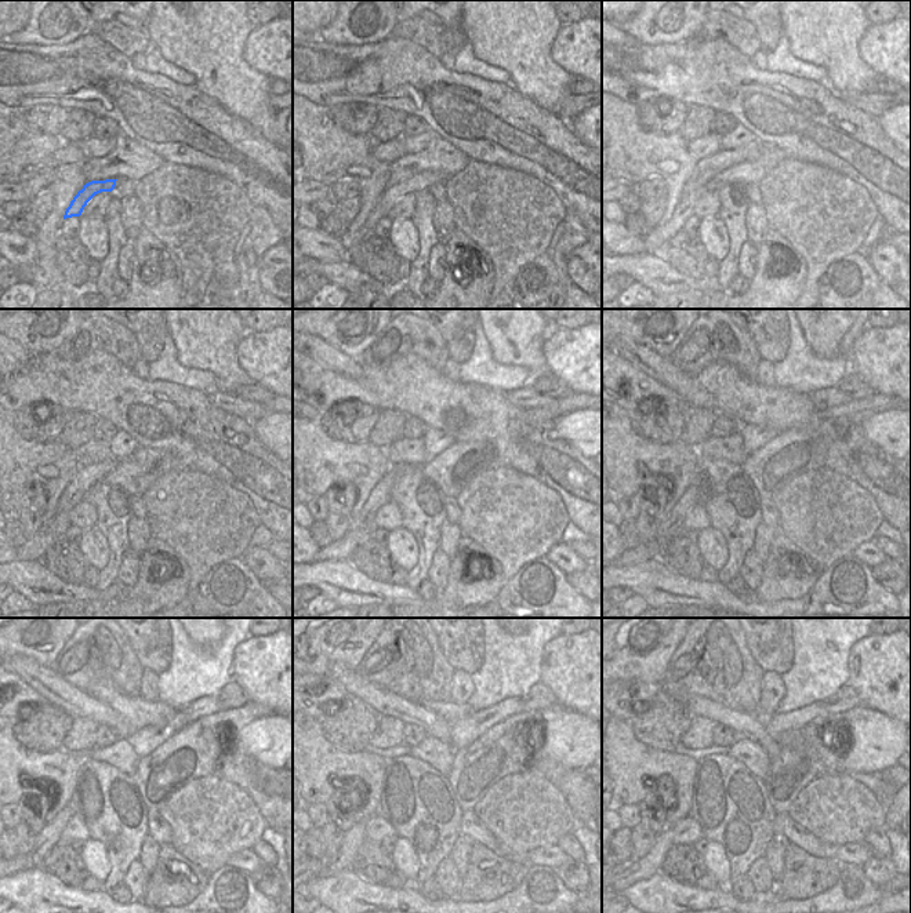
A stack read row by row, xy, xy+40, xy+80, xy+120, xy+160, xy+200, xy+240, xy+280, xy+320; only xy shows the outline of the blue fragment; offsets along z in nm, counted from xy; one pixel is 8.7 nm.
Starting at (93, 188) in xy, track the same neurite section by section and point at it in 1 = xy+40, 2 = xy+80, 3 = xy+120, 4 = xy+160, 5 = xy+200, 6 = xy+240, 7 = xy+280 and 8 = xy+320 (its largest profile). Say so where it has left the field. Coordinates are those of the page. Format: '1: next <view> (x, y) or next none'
1: next xy+40 (423, 181)
2: next xy+80 (770, 155)
3: next xy+120 (135, 473)
4: next xy+160 (453, 469)
5: next xy+200 (794, 451)
6: next xy+240 (192, 752)
7: next xy+280 (503, 750)
8: next xy+320 (790, 771)

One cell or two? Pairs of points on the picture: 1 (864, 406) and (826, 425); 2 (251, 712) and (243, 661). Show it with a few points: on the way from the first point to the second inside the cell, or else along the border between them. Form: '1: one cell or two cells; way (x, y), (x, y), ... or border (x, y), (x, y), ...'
1: one cell; way (855, 413), (835, 419)
2: two cells; border (250, 699), (264, 704), (272, 713)

